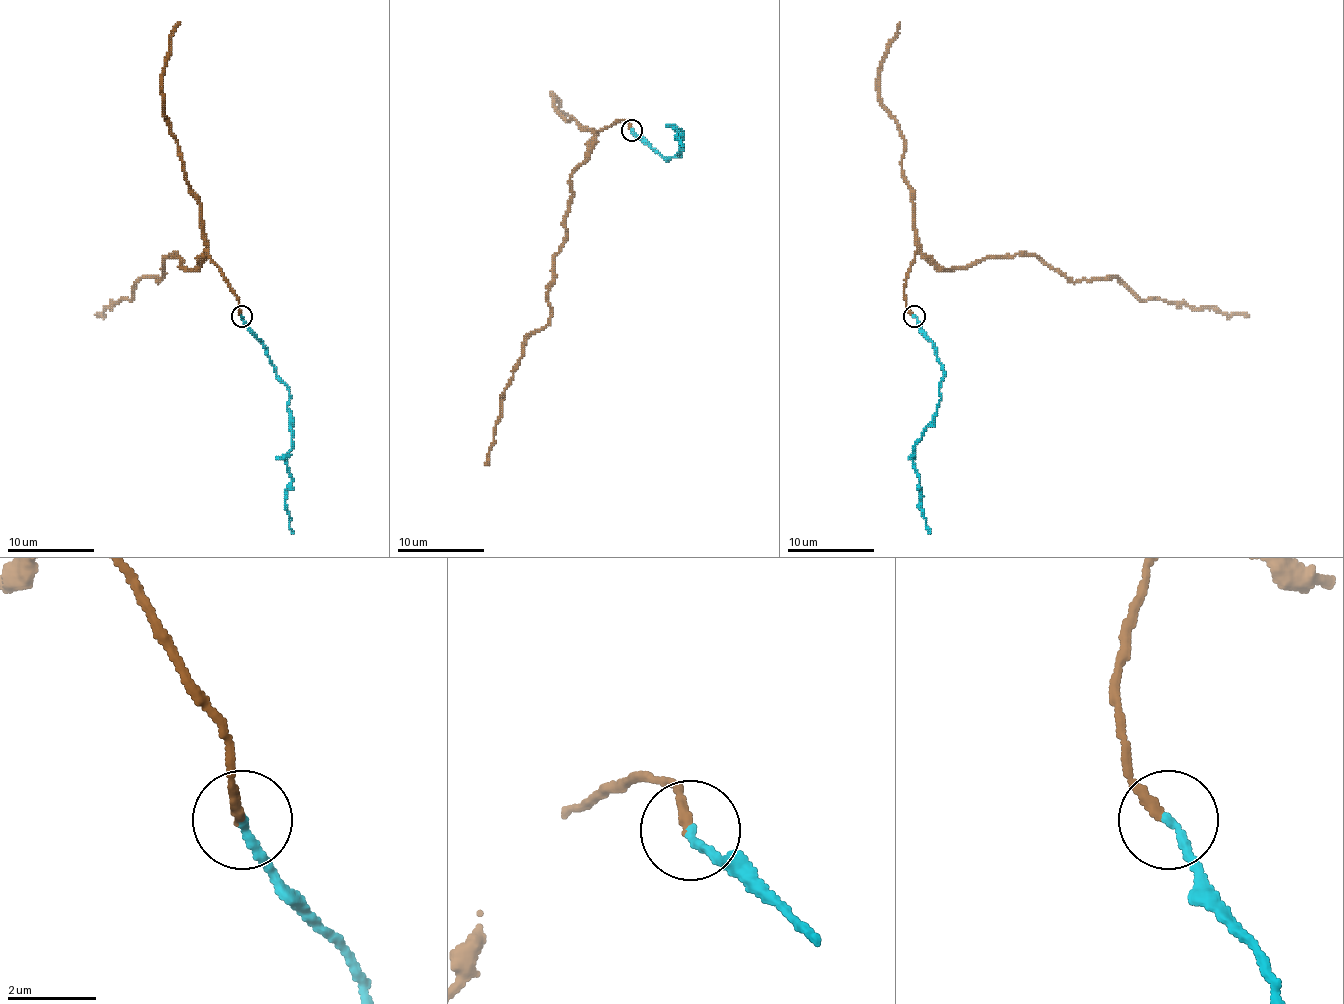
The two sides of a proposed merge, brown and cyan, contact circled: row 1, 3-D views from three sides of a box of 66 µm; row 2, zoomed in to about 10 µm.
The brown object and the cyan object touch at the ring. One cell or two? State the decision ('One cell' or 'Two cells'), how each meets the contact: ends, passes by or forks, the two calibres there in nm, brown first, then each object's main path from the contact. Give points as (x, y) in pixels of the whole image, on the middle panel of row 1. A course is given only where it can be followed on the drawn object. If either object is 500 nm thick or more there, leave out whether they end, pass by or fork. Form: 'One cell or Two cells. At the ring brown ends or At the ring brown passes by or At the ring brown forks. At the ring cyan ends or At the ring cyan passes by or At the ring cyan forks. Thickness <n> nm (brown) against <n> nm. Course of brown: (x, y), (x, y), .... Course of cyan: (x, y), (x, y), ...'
One cell. At the ring brown ends. At the ring cyan ends. Thickness 240 nm (brown) against 190 nm. Course of brown: (631, 131), (624, 120), (596, 133), (572, 174), (548, 290), (550, 321), (533, 334), (504, 390), (485, 465). Course of cyan: (631, 131), (664, 159), (679, 155), (681, 131), (677, 126), (681, 135), (675, 135), (683, 146)

